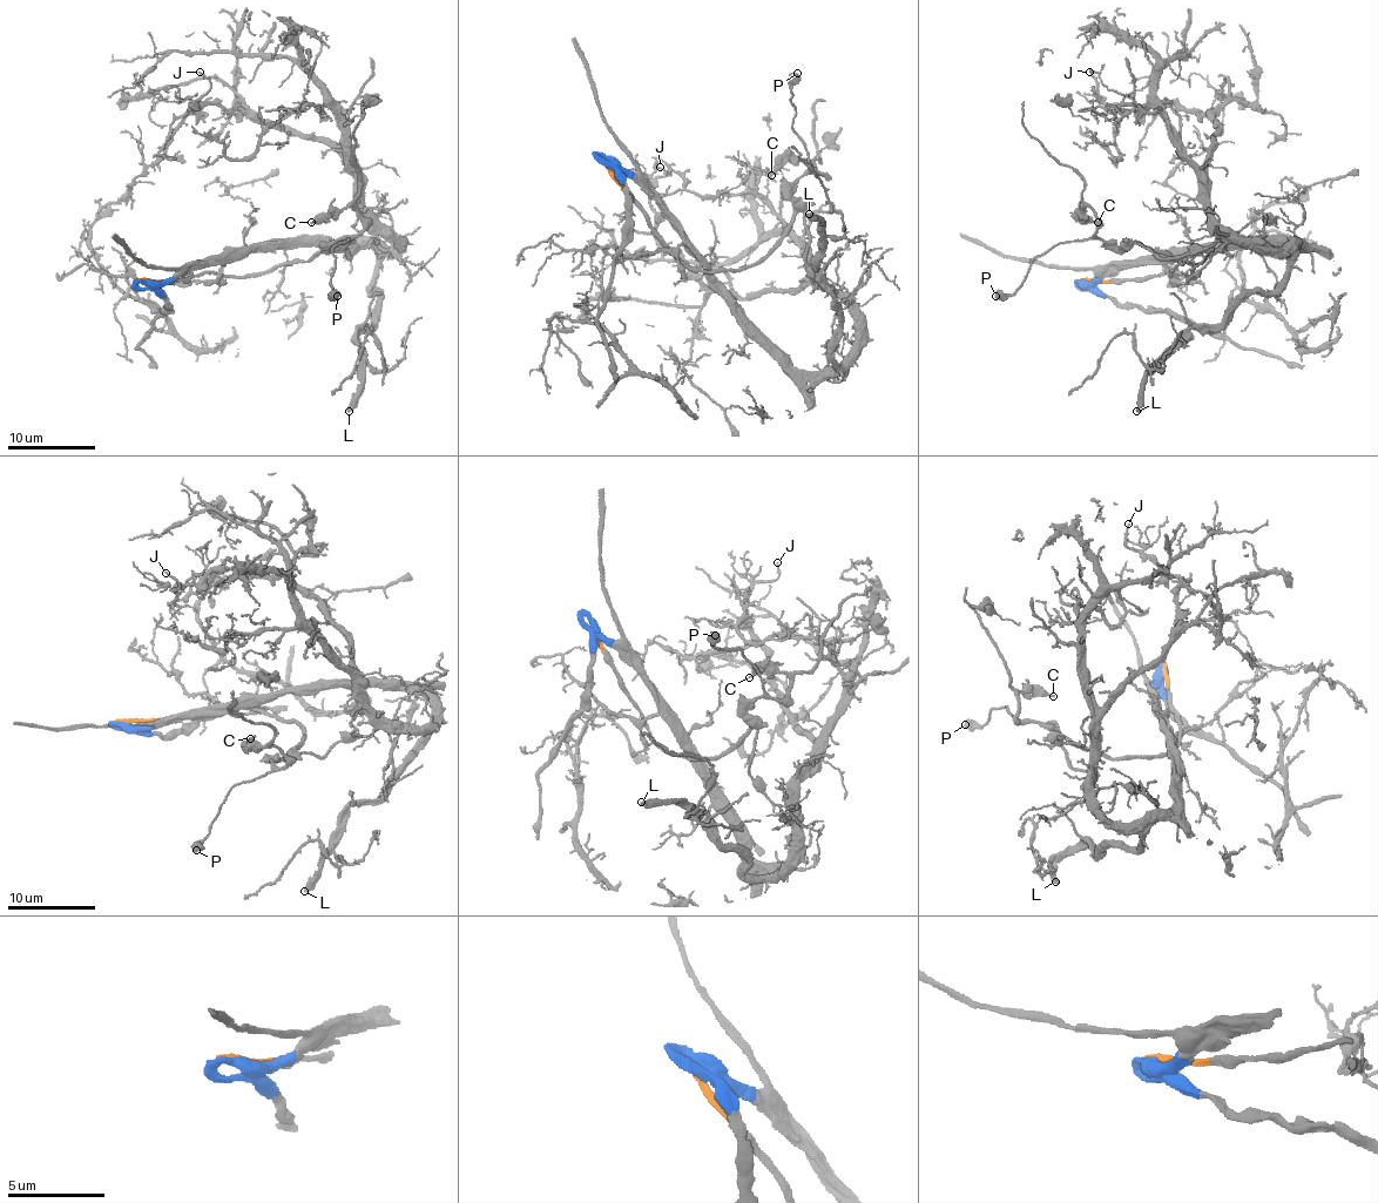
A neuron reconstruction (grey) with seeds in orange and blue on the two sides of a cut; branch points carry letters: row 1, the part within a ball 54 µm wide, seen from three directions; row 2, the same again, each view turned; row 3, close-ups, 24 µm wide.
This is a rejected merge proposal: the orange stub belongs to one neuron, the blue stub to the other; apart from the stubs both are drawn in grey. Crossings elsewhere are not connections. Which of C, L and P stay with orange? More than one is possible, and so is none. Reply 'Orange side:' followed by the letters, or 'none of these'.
Orange side: C, P

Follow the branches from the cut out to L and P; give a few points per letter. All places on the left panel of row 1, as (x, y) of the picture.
L: (143, 279), (173, 282), (247, 251), (289, 244), (370, 247), (379, 317), (357, 331), (357, 403), (348, 412)
P: (141, 279), (261, 276), (348, 238), (332, 249), (330, 294), (337, 296)

